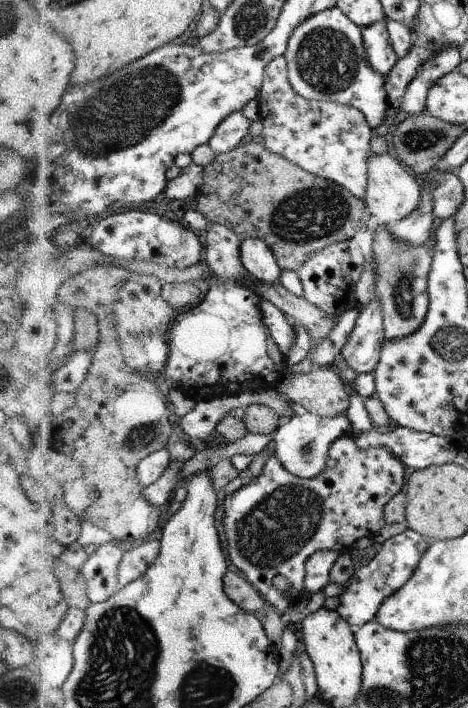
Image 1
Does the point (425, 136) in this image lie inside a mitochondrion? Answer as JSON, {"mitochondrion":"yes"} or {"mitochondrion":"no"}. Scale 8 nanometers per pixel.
{"mitochondrion":"yes"}

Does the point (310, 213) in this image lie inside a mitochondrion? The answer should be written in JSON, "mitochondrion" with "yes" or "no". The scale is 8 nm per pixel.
{"mitochondrion":"yes"}

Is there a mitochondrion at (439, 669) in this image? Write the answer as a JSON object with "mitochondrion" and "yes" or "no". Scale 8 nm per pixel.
{"mitochondrion":"yes"}

